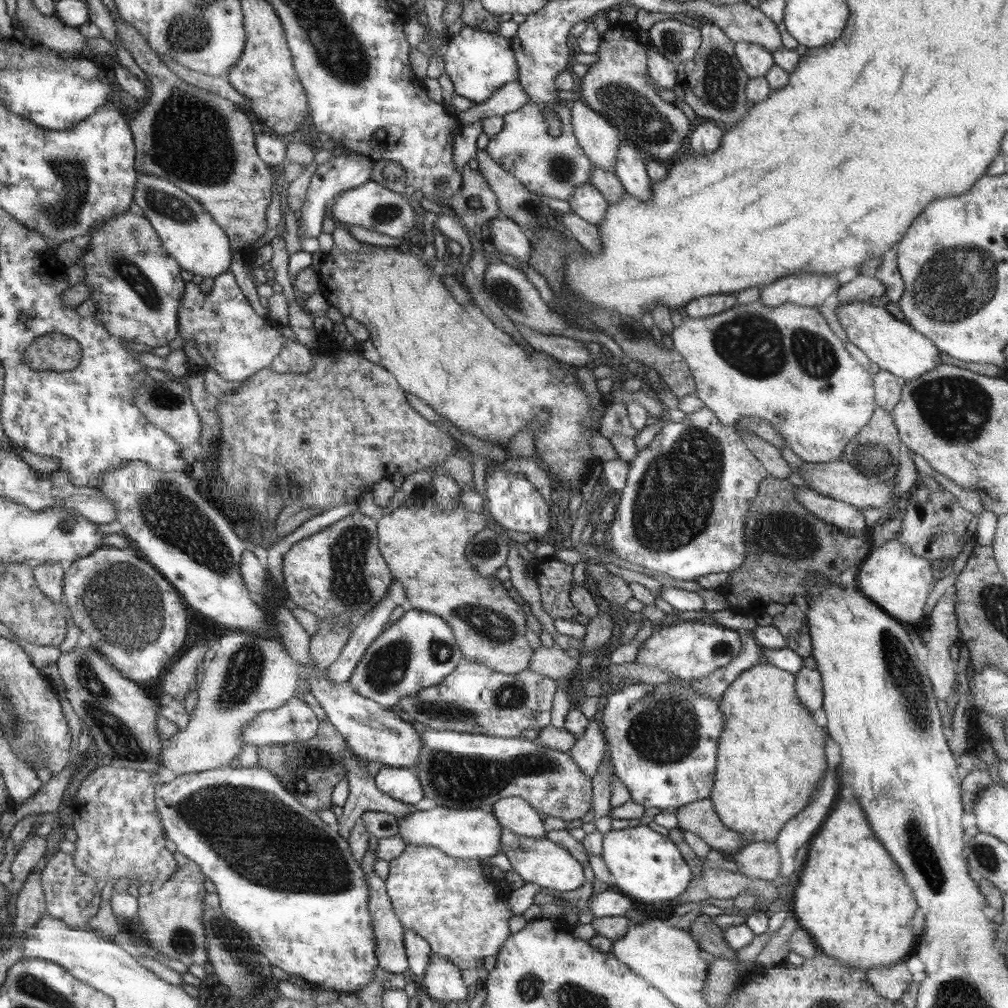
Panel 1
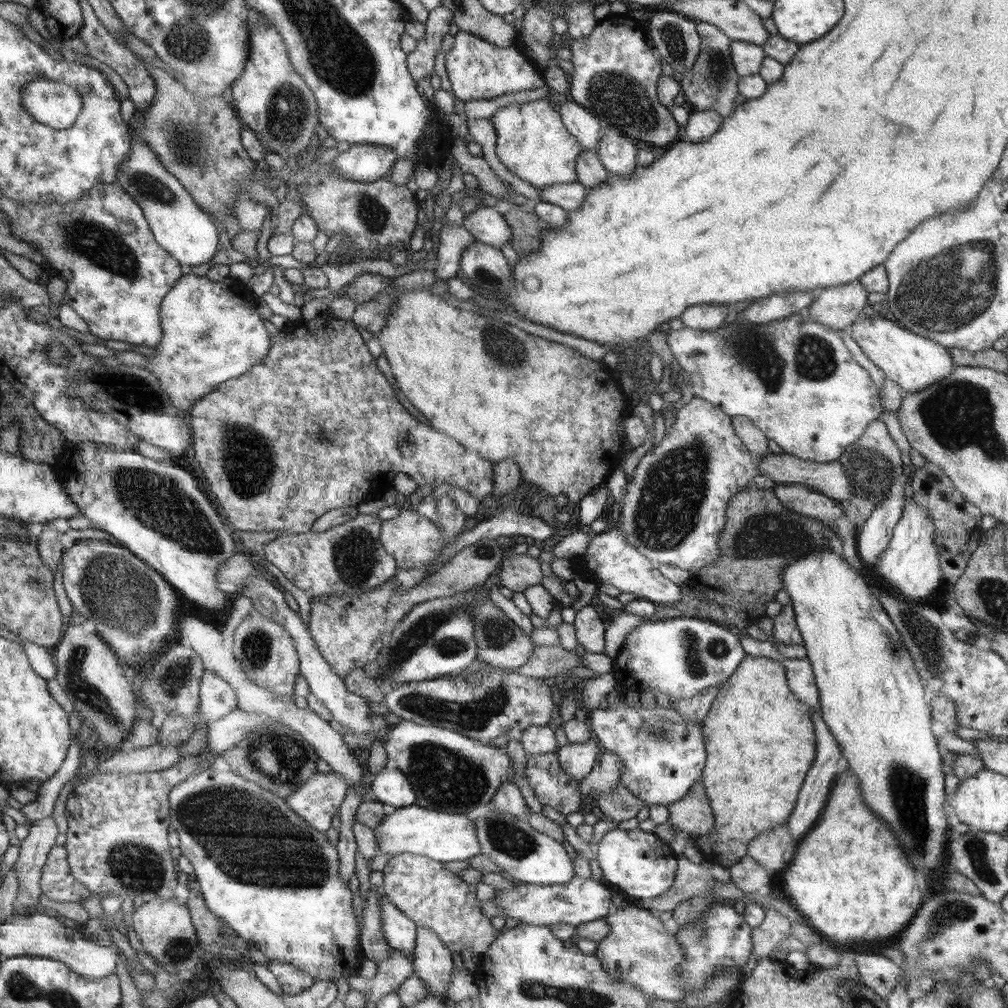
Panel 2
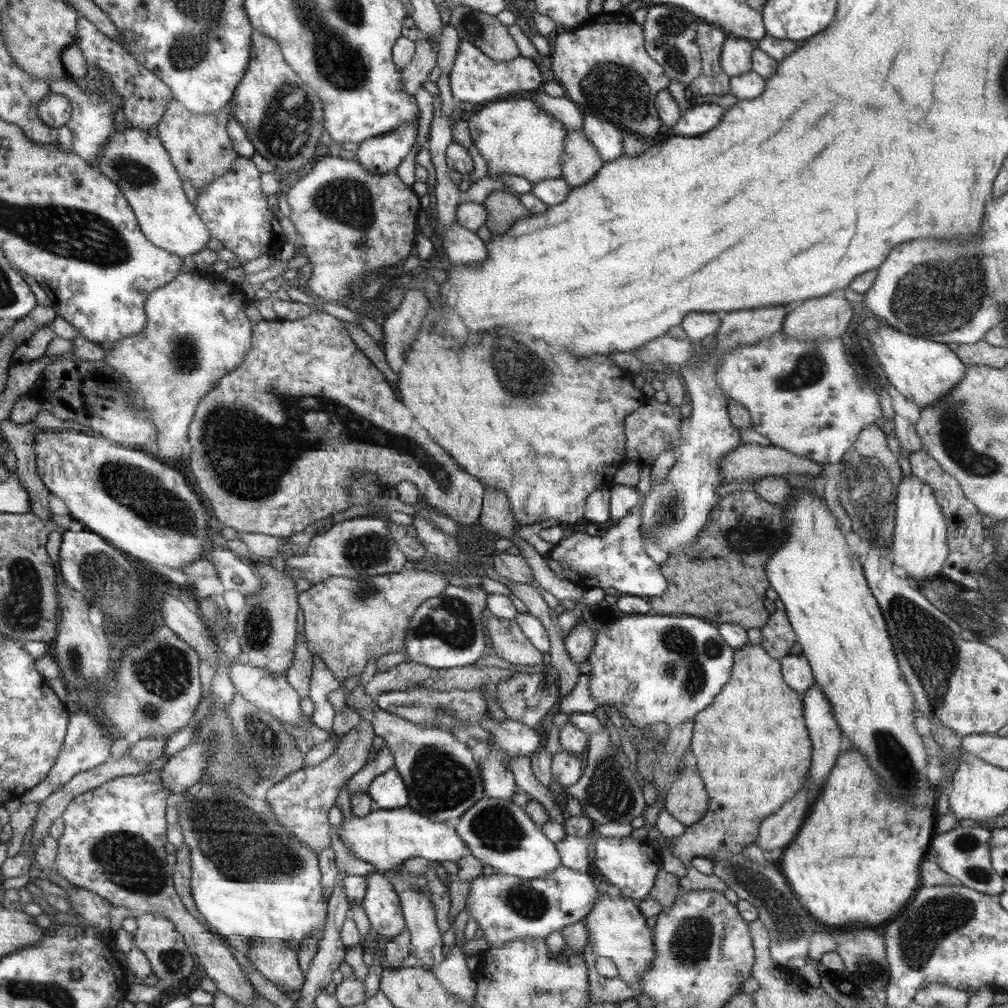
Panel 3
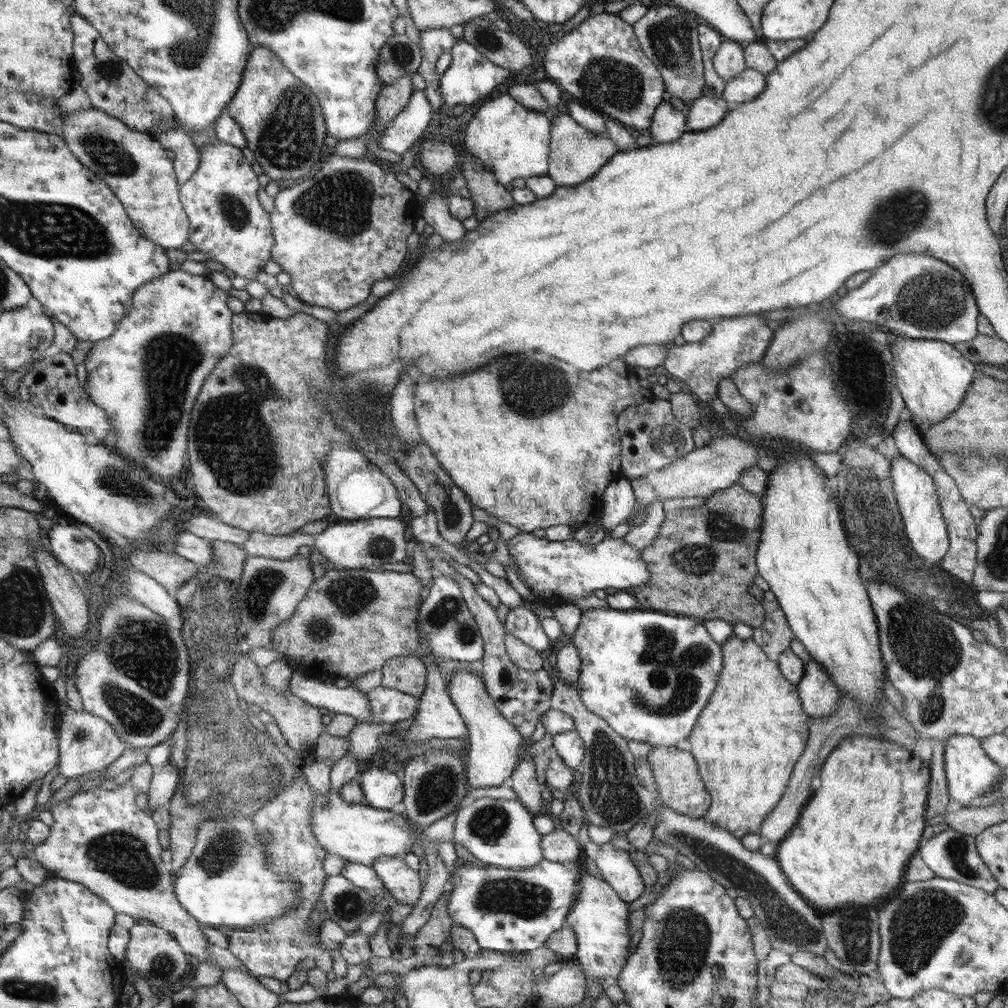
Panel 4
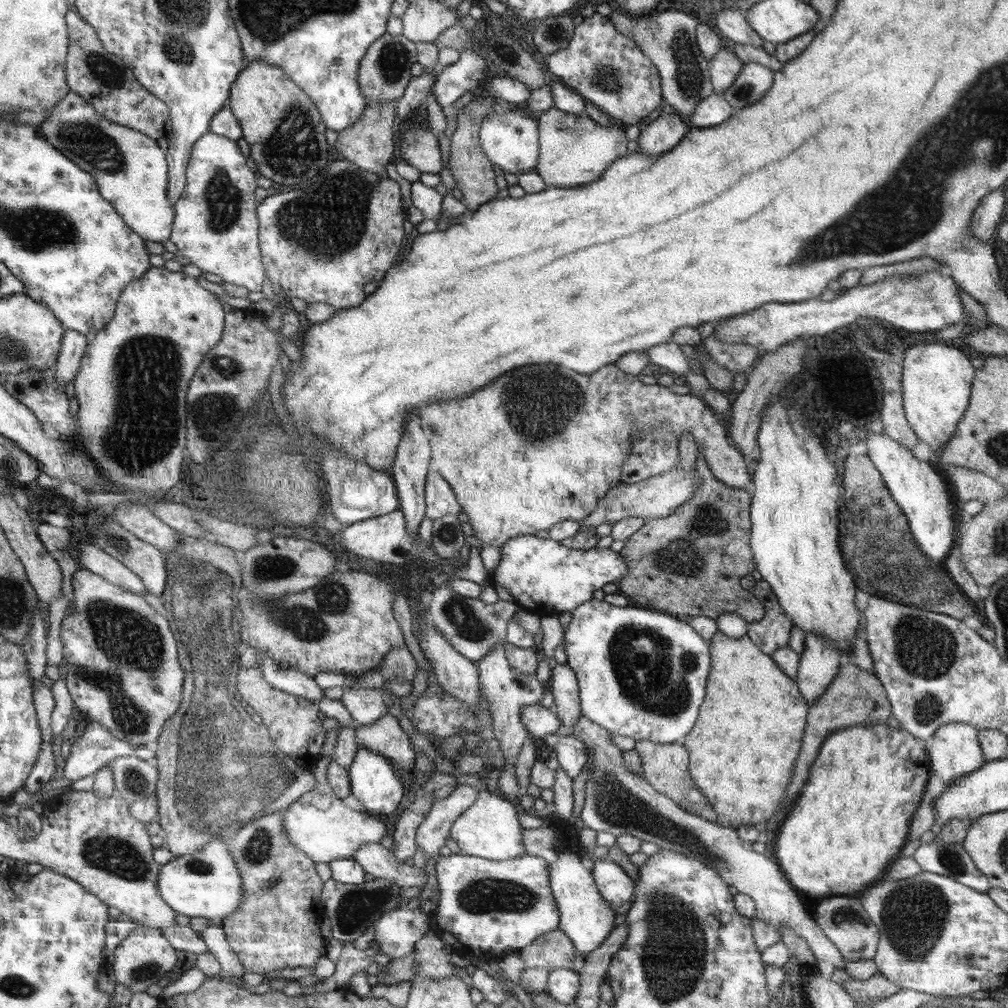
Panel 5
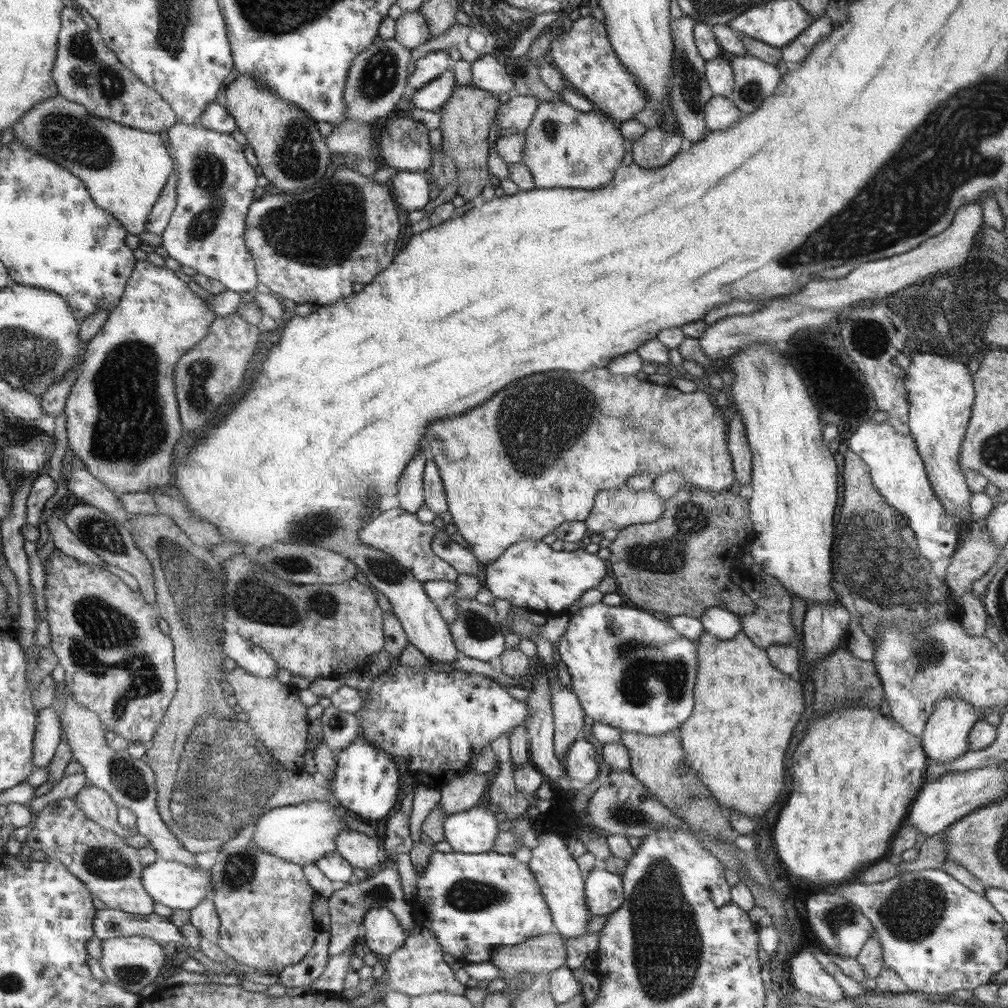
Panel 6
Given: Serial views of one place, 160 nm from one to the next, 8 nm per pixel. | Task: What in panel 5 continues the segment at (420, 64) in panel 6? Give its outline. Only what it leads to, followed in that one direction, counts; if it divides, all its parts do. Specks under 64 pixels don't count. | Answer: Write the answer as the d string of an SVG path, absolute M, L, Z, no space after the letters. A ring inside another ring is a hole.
M426 73L412 77L406 86L404 95L398 99L398 104L396 104L395 111L400 123L407 120L410 113L414 112L426 100L428 93L432 91L436 77Z

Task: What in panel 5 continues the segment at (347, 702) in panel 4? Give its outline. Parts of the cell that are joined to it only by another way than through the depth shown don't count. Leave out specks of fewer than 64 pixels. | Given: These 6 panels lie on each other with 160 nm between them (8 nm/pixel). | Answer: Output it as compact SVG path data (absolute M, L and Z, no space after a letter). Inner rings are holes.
M266 653L261 654L257 668L262 671L266 682L279 690L307 698L310 702L326 697L324 691L316 684L314 677L291 668L284 670L279 662Z

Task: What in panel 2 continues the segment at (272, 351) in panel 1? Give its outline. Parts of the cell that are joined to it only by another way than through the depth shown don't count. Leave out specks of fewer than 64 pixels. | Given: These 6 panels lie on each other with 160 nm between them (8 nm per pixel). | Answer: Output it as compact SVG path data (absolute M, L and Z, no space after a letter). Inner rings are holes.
M192 273L182 276L176 286L165 294L160 310L162 338L155 346L156 355L148 357L145 369L157 378L171 403L181 414L188 416L194 403L213 393L223 382L248 373L269 352L270 340L262 318L258 316L254 302L246 300L246 296L252 296L250 290L242 281L234 280L233 277L212 282L206 275Z

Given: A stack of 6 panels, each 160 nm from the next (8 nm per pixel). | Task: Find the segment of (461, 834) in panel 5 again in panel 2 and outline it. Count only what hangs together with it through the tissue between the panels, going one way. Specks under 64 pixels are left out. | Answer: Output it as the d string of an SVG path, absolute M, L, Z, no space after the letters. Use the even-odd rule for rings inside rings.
M488 803L490 810L474 820L480 852L513 876L514 882L550 886L571 881L575 874L573 860L561 842L534 830L528 823L529 810L520 817L512 816Z

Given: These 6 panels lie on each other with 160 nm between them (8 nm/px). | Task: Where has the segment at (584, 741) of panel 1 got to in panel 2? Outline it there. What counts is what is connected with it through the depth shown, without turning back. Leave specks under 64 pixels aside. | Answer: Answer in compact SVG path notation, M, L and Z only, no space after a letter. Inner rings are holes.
M597 736L584 743L569 742L556 751L562 770L578 781L590 774L602 752L603 749Z

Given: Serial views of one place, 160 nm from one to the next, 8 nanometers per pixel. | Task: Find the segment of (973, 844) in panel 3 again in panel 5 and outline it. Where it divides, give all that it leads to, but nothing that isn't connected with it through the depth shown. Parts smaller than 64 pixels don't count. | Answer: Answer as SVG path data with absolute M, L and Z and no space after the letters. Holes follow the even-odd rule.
M934 839L928 844L922 843L918 845L912 857L922 867L923 871L949 876L961 882L964 886L969 886L972 890L986 893L991 887L988 884L988 877L978 870L978 867L974 864L966 850L963 849L961 843L942 844Z

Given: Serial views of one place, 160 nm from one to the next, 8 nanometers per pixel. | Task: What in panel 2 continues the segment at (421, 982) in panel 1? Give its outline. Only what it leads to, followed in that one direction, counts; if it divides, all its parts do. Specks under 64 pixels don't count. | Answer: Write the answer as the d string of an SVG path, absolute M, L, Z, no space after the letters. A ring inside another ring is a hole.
M418 925L413 948L414 973L426 982L433 995L444 995L455 967L452 952L431 929Z

